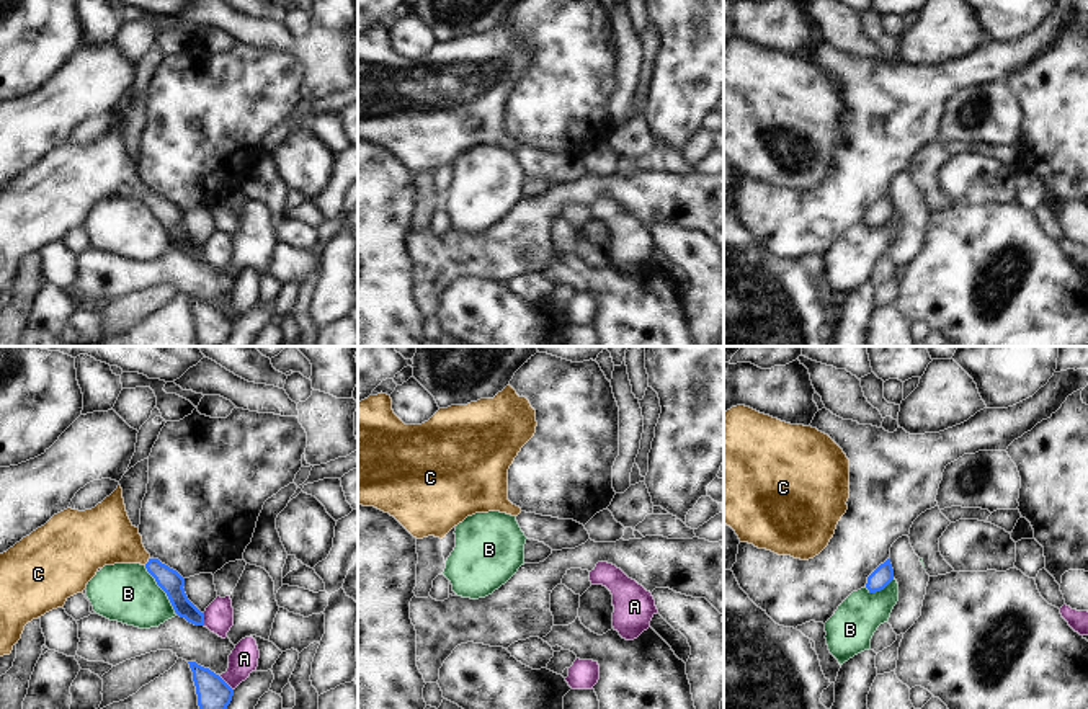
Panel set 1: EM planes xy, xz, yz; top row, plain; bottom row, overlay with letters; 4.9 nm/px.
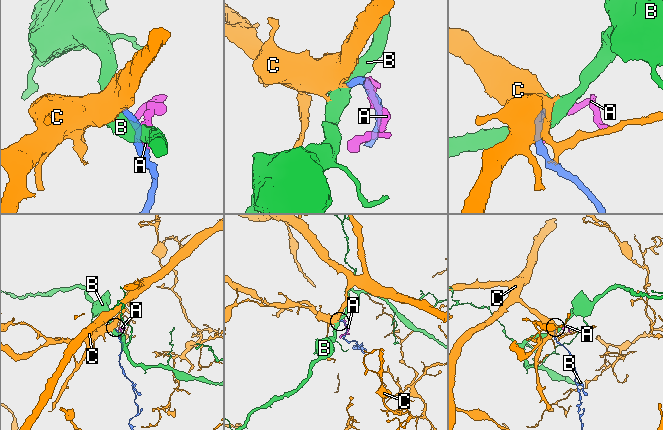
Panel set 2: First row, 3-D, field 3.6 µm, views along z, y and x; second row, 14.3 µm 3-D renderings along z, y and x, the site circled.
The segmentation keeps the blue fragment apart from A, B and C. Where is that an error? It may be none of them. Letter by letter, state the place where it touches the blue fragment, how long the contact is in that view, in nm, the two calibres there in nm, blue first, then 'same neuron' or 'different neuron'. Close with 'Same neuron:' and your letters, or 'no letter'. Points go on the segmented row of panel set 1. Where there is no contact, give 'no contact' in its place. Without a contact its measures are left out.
A: contact xy (226, 683); length 110 nm; calibres 160 and 140 nm; different neuron
B: contact xy (160, 587); length 280 nm; calibres 110 and 300 nm; different neuron
C: contact xy (149, 561); length 50 nm; calibres 110 and 280 nm; same neuron
Same neuron: C

